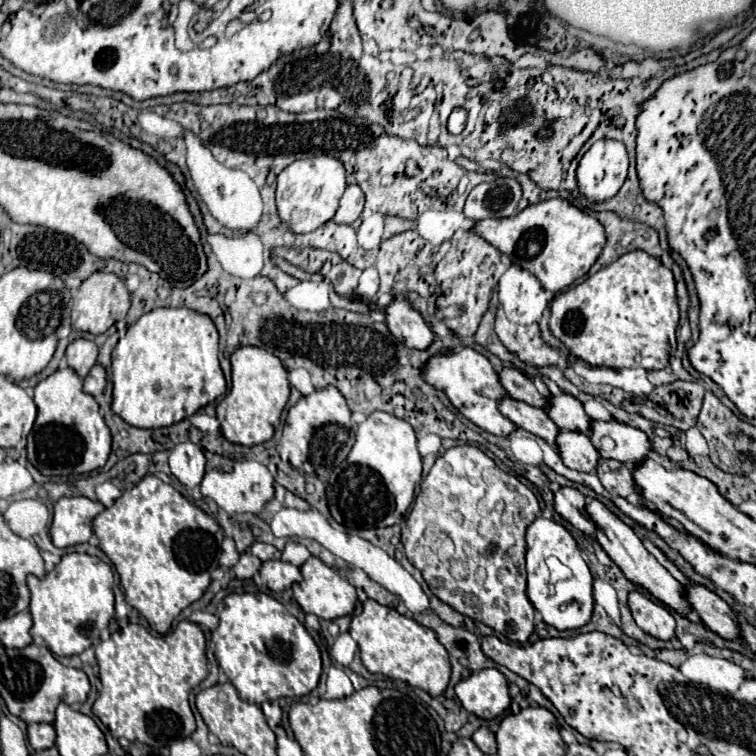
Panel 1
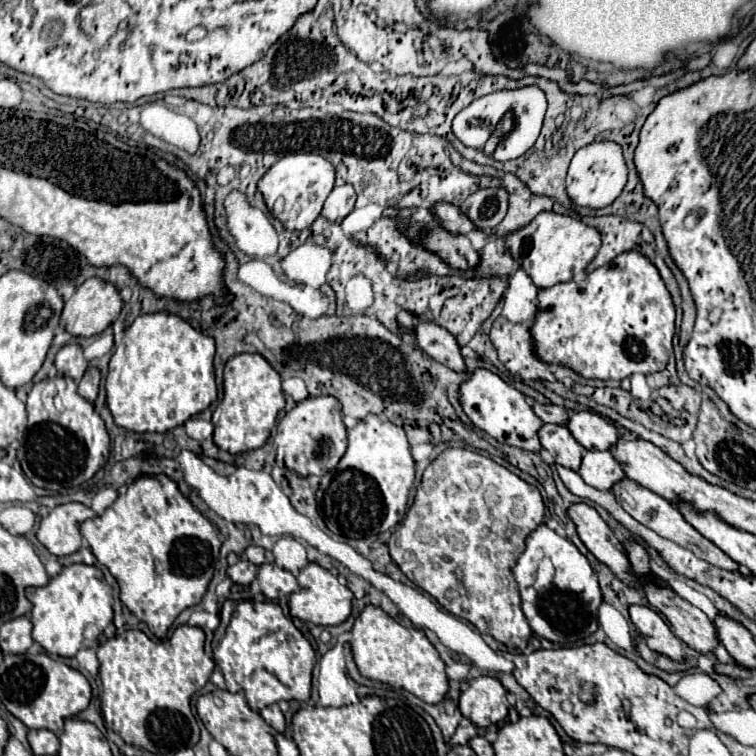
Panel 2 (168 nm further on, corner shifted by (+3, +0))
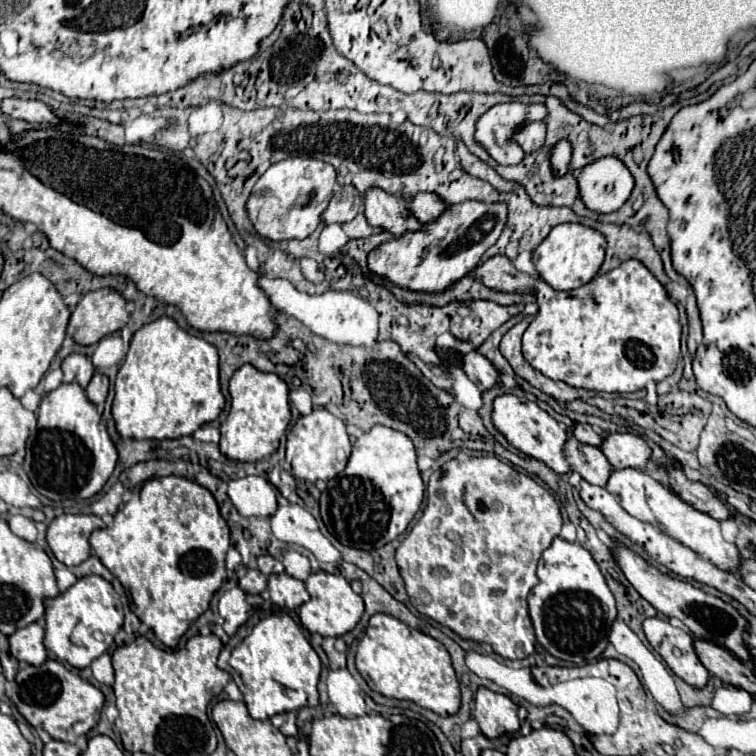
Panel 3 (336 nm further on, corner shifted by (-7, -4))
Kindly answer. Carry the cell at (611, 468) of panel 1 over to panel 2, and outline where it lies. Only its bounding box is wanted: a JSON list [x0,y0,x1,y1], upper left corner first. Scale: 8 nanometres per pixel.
[613,481,739,571]

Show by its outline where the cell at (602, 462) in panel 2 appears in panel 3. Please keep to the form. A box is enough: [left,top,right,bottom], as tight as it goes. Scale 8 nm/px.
[605,469,739,569]

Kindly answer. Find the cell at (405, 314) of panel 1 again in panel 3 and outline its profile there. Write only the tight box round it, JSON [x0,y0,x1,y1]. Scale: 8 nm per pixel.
[461,351,497,389]

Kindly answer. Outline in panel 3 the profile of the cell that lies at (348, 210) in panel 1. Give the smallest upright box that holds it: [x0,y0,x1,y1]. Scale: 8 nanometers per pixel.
[323,185,361,223]

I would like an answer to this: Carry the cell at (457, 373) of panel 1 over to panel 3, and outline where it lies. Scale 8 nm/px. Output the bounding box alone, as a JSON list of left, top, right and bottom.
[491,393,569,475]

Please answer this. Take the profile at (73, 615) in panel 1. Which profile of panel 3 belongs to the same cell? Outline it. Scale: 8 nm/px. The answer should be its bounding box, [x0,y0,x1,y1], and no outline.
[45,575,123,669]

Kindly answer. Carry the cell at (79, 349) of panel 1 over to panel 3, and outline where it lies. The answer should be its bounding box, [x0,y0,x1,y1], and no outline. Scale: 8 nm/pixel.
[61,353,95,387]

